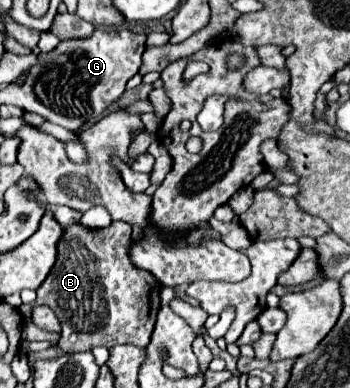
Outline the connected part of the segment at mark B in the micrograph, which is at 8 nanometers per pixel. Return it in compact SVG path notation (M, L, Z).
M80 221L68 225L58 241L58 257L56 263L46 277L46 281L38 289L38 297L30 305L20 305L20 313L24 319L30 319L32 309L38 305L50 307L62 325L62 337L58 341L58 349L64 353L90 351L94 347L114 347L114 345L136 345L146 347L156 323L156 315L160 309L160 289L162 285L148 271L136 269L128 259L128 249L132 243L132 227L124 221L112 221L110 227L90 229Z

